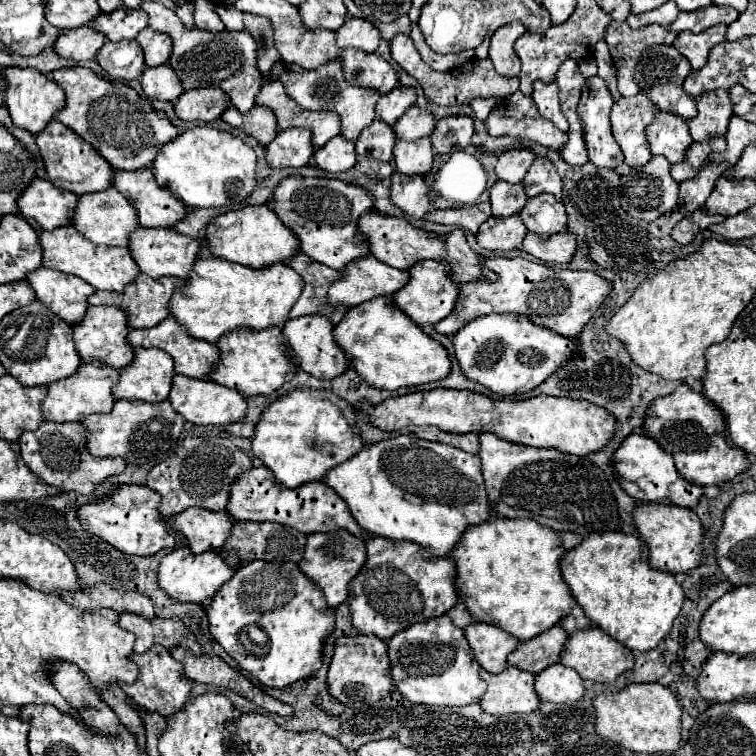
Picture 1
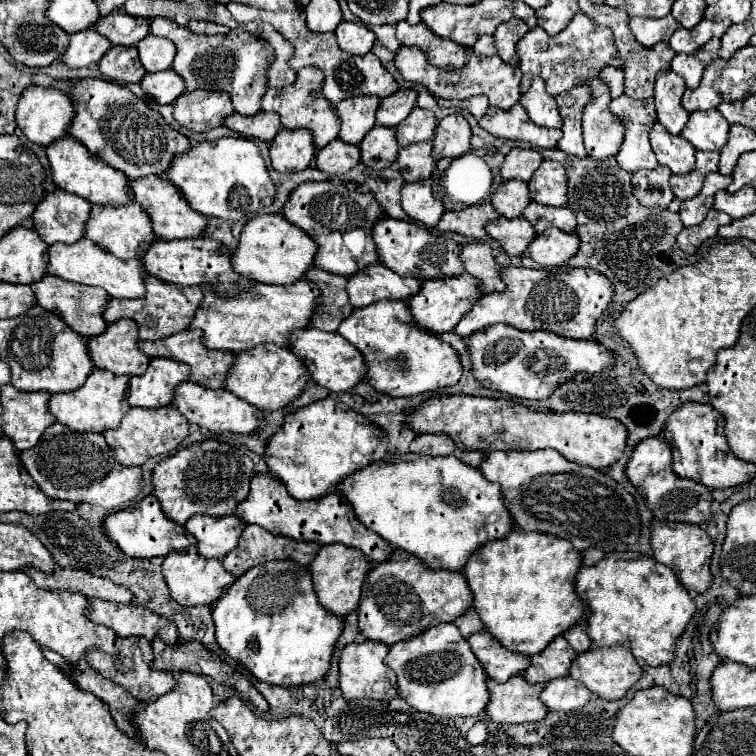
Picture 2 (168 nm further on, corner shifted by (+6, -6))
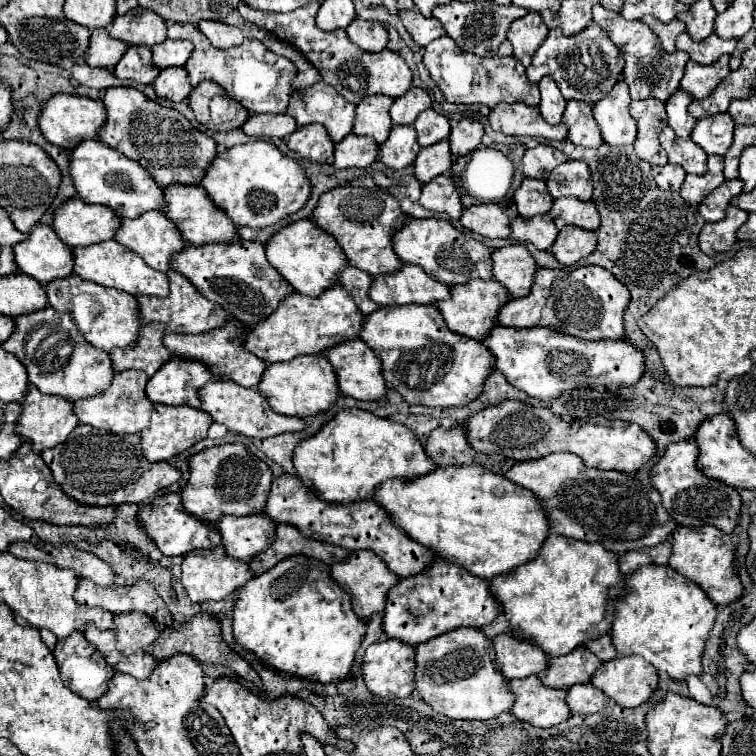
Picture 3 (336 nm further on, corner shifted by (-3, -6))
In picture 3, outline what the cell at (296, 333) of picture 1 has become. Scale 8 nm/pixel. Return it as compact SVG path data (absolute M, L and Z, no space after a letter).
M360 338L344 340L342 344L328 348L324 358L332 364L338 388L344 396L378 400L386 392L380 360Z

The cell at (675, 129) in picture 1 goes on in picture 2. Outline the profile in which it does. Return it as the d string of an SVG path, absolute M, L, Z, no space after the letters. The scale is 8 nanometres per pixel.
M659 122L649 132L651 148L661 166L667 166L673 174L689 174L695 168L695 148L689 148L681 136L669 134Z

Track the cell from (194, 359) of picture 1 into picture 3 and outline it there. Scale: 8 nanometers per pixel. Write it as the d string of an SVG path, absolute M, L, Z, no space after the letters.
M224 324L222 328L210 330L210 332L202 332L202 334L194 334L194 336L182 336L182 334L168 334L164 338L166 348L170 350L172 356L180 356L180 358L192 358L198 360L202 364L208 366L208 370L214 376L220 378L228 378L240 386L252 388L260 382L260 376L266 368L266 362L256 358L254 354L246 352L240 344L238 344L238 332L234 330L232 324Z

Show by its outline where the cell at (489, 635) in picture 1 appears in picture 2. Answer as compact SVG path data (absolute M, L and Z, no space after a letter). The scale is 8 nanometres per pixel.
M487 630L471 634L467 640L469 640L473 654L485 666L489 678L493 678L497 682L505 682L511 676L517 676L517 674L525 672L525 668L529 668L527 656L517 654L517 652L509 652Z

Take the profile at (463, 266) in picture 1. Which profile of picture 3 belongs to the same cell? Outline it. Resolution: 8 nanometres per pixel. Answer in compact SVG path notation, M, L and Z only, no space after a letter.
M522 244L504 246L500 250L494 250L490 254L490 260L494 280L508 288L508 294L512 298L520 298L530 292L534 272L538 270L538 266L534 264L526 246Z

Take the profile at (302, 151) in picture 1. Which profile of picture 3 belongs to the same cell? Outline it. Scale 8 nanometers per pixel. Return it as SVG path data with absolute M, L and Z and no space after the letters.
M308 124L290 134L288 148L310 162L322 164L332 158L334 142L330 142L326 128L322 128L322 124Z

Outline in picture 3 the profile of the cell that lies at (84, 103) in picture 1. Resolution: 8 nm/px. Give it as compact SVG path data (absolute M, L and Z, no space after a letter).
M108 88L104 92L106 122L98 130L98 140L136 160L150 172L156 184L198 184L216 156L216 142L198 132L178 110L160 106L138 88Z

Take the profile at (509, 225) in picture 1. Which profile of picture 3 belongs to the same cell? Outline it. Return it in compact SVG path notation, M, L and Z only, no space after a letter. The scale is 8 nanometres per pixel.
M548 214L534 218L516 216L514 222L510 222L510 240L518 244L534 244L538 250L548 250L556 236L558 230Z

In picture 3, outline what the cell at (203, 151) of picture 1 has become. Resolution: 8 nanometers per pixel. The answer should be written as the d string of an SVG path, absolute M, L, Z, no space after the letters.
M266 140L226 148L222 156L216 156L210 162L200 186L236 226L250 228L266 228L276 224L280 218L300 210L310 196L310 182L306 180L304 170Z

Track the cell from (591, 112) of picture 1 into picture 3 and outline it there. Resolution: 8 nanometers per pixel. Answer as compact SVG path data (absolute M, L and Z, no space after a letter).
M620 80L606 98L594 104L592 112L606 144L626 146L636 140L636 120L628 112L630 102L626 82Z

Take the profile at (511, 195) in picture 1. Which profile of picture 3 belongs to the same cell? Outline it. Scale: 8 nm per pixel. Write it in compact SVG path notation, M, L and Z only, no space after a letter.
M524 178L514 194L514 204L522 218L532 218L536 214L546 214L552 206L552 198L546 192L544 180Z

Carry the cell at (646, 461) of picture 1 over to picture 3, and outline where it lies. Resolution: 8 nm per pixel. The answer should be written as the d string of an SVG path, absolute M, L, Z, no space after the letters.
M682 440L678 444L670 444L670 448L666 448L664 456L650 470L652 486L660 492L664 508L678 524L682 524L682 526L710 524L710 526L716 526L722 532L730 534L734 530L734 526L738 524L738 512L742 506L740 494L732 486L706 478L696 468L696 456L698 456L698 446L694 440L692 442Z

